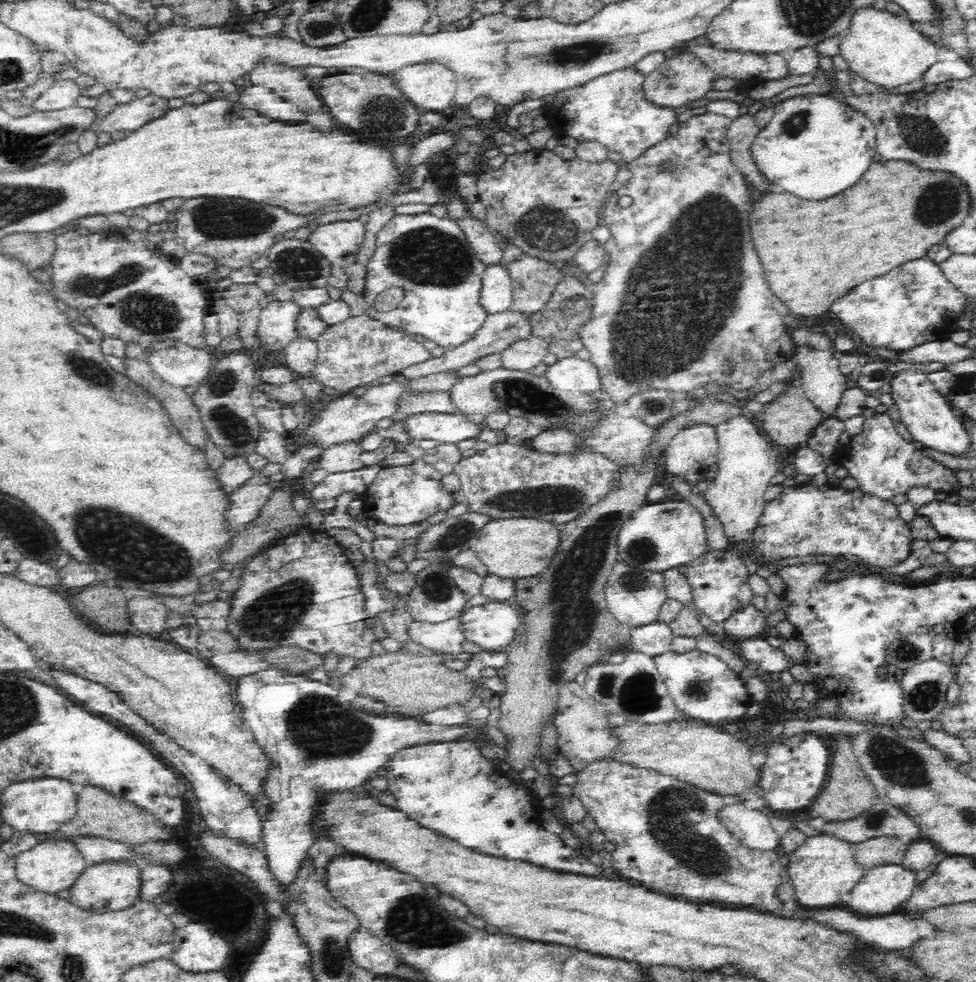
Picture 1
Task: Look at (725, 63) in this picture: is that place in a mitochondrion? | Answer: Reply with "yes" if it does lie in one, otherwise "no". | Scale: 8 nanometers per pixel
no

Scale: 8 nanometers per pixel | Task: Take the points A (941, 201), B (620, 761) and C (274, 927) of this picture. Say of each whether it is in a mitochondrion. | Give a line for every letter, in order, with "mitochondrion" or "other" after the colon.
A: mitochondrion
B: other
C: other

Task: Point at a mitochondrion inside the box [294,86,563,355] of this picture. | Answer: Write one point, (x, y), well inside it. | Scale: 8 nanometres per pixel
(428, 255)

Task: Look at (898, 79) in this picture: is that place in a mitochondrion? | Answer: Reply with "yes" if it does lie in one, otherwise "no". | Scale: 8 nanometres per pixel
no

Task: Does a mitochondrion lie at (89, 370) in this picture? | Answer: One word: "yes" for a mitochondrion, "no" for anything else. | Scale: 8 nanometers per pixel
yes

